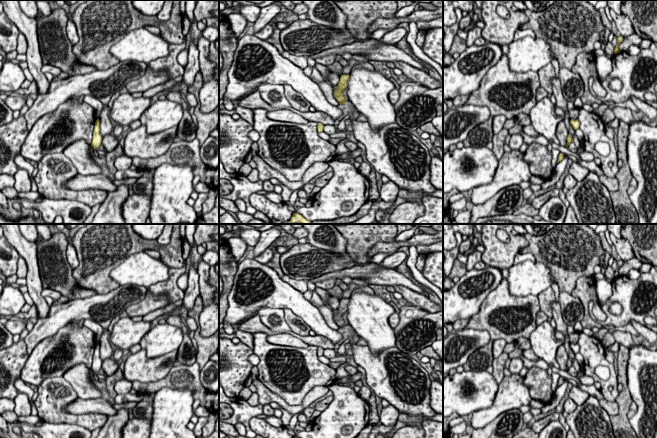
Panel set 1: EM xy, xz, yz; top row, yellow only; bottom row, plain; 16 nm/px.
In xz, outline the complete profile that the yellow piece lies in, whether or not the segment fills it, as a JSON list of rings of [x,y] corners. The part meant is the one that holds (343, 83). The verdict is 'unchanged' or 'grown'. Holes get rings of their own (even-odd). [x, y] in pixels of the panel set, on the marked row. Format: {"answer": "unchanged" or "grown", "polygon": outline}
{"answer": "unchanged", "polygon": [[[349,74],[341,75],[340,81],[337,85],[337,89],[334,91],[334,97],[339,102],[340,105],[347,103],[347,100],[343,94],[343,91],[348,86],[348,80],[349,80]]]}

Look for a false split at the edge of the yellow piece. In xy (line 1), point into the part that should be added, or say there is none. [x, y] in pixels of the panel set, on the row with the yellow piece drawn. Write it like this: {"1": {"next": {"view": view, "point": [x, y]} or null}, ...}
{"1": {"next": null}}

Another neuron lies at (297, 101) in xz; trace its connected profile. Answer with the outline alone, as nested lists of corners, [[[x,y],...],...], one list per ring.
[[[290,85],[283,86],[284,95],[292,108],[301,112],[309,111],[311,104],[304,98],[302,94],[295,91]]]

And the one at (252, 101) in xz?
[[[257,89],[254,92],[247,95],[246,97],[243,97],[242,99],[238,100],[238,106],[249,108],[249,109],[264,108],[268,112],[275,111],[275,110],[290,110],[292,112],[295,112],[301,115],[304,119],[308,120],[309,122],[322,123],[323,125],[334,125],[335,124],[334,119],[332,119],[329,115],[321,111],[301,112],[301,111],[295,110],[292,107],[273,108],[261,98],[260,92]]]

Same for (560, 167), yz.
[[[565,156],[563,160],[559,163],[557,163],[554,172],[552,174],[552,178],[550,180],[546,180],[541,184],[541,189],[545,190],[550,187],[554,187],[555,184],[559,181],[561,175],[565,171],[565,167],[568,161],[568,156]]]

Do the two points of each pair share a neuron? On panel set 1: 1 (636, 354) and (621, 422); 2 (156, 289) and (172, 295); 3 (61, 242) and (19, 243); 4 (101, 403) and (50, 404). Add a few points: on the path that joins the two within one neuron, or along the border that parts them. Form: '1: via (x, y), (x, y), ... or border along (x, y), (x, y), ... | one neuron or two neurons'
1: border along (626, 365), (627, 387), (633, 401) | two neurons
2: via (160, 289), (168, 291) | one neuron
3: border along (34, 243), (36, 245), (36, 257), (39, 266) | two neurons
4: border along (63, 407), (72, 413), (90, 413) | two neurons

